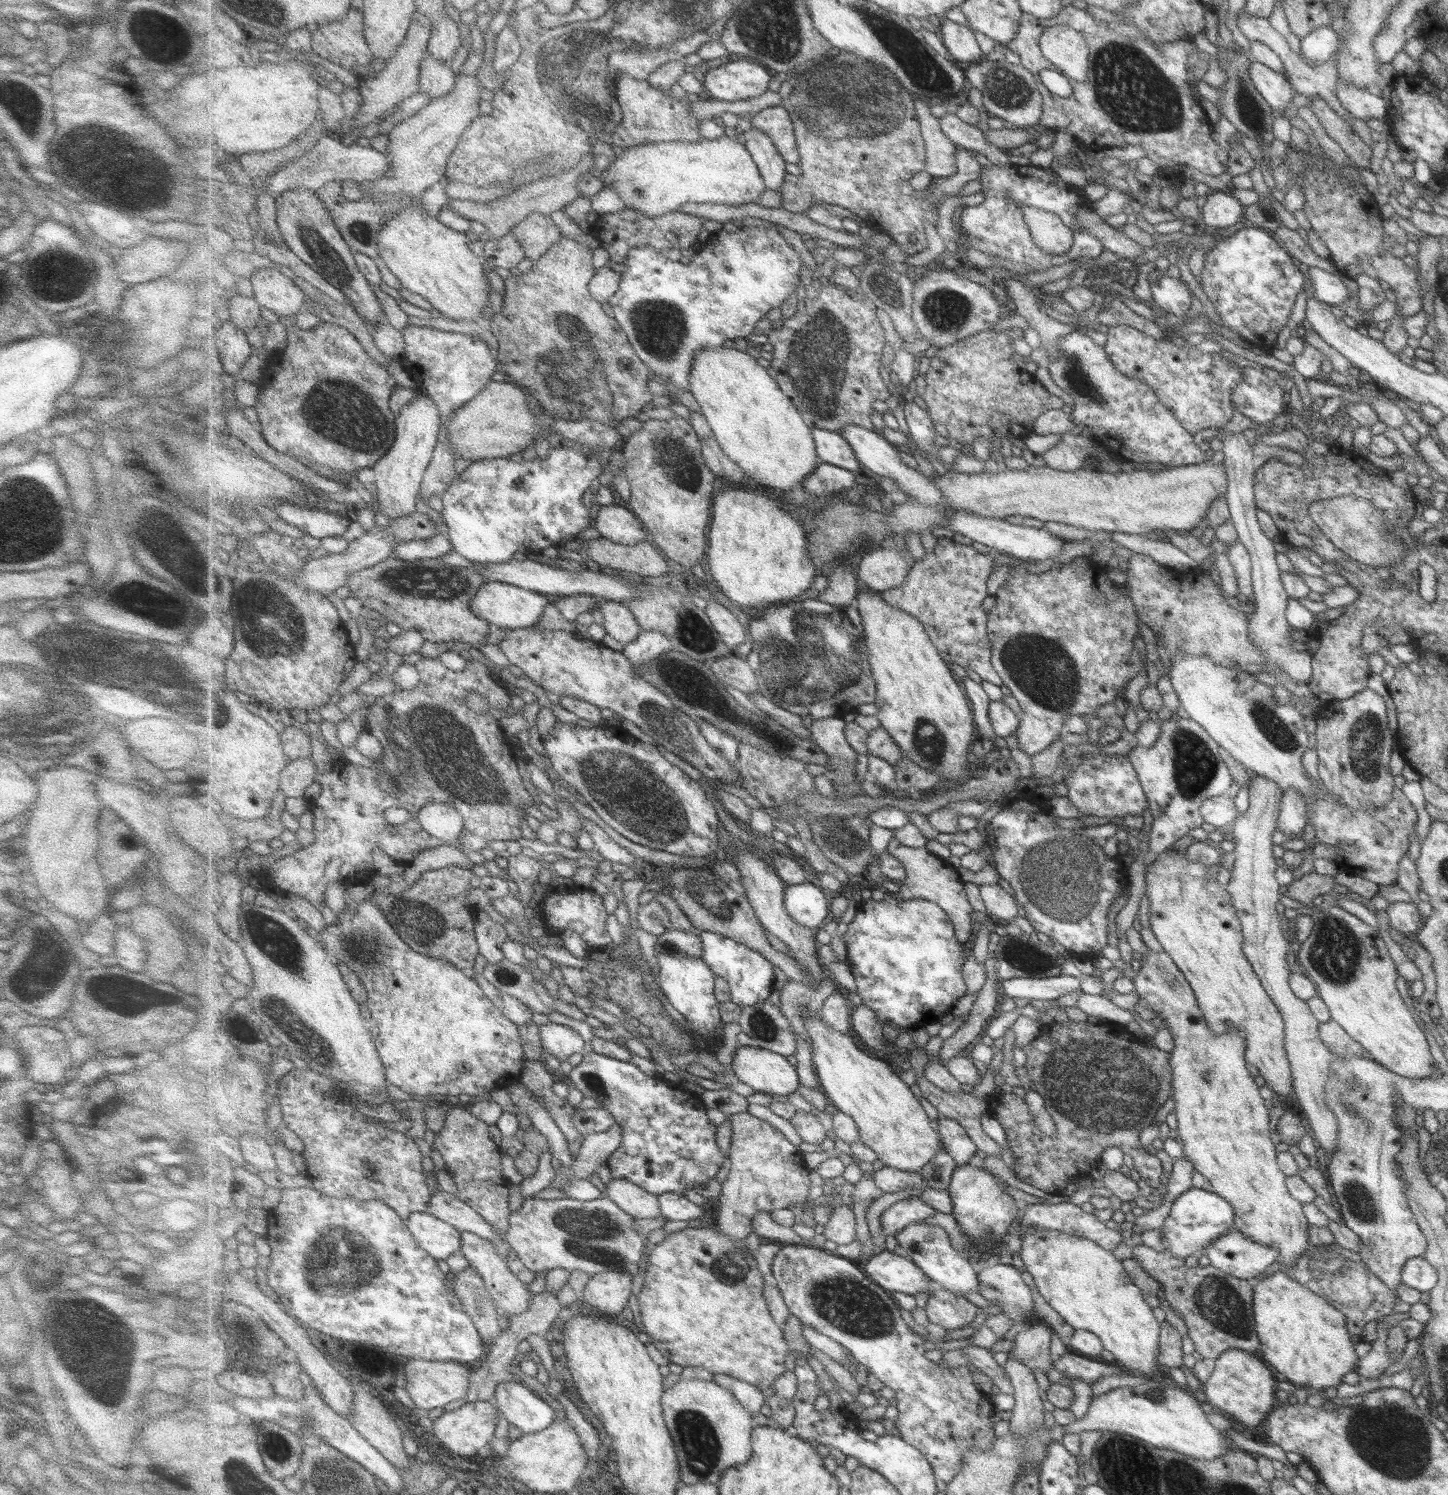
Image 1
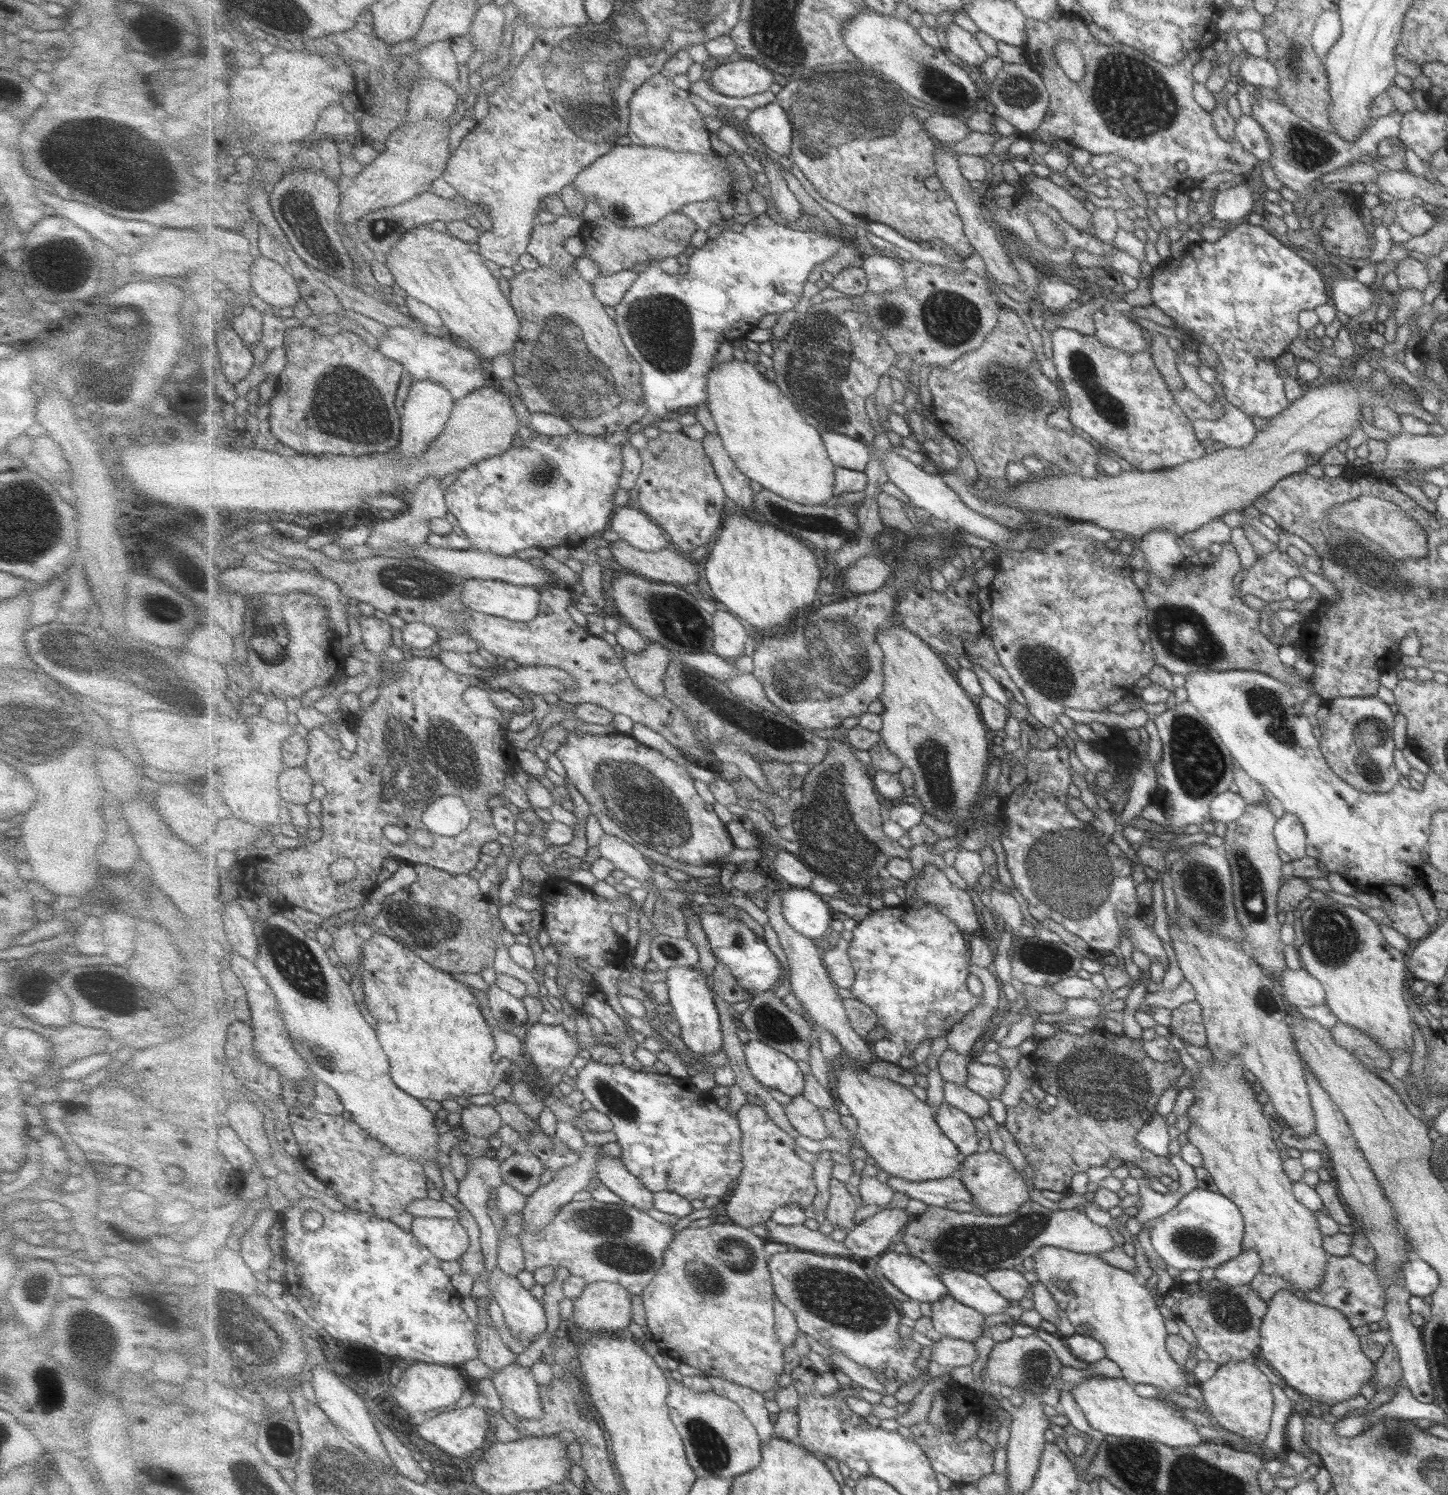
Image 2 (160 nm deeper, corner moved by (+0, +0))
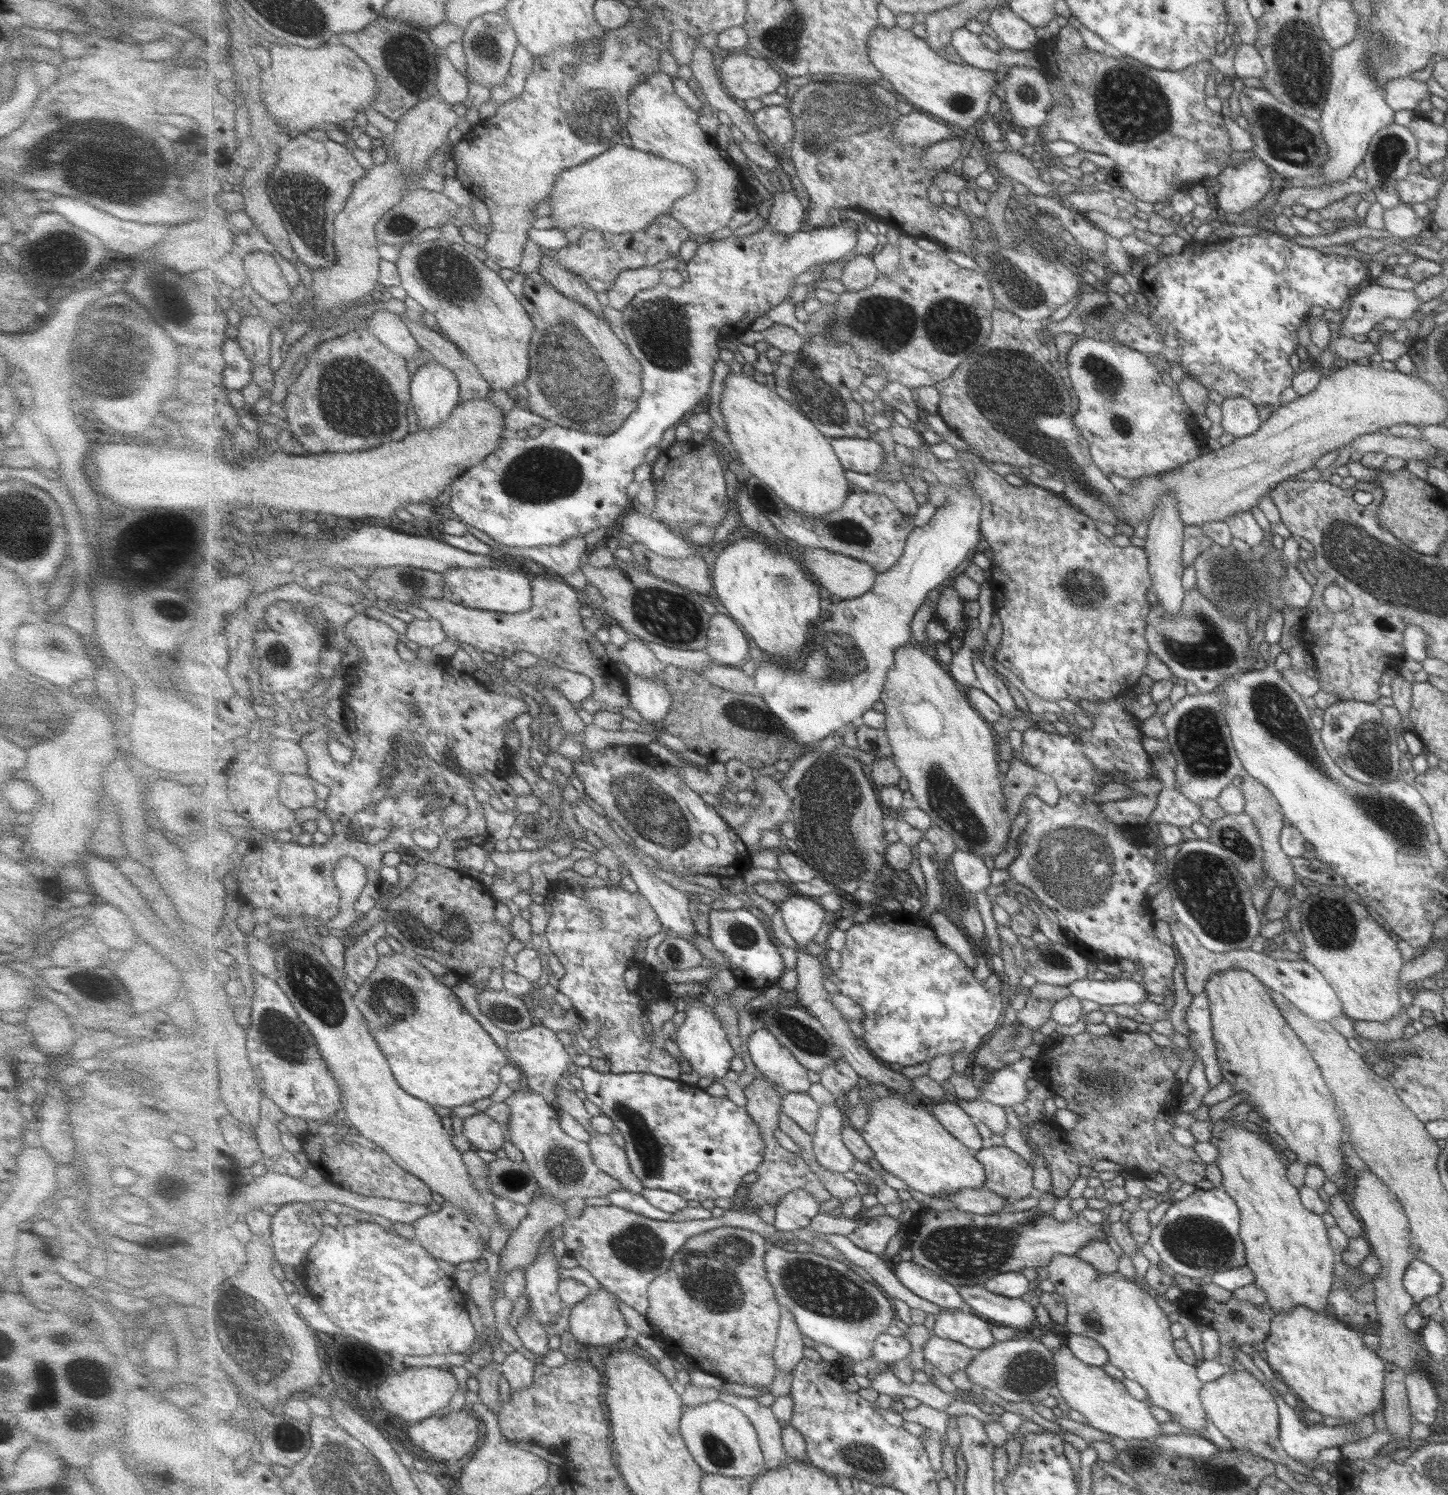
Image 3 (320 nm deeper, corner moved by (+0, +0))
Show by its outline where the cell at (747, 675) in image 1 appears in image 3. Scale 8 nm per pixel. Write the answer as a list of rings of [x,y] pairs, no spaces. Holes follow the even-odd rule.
[[[645,641],[646,645],[655,653],[655,656],[666,665],[673,665],[682,669],[703,672],[712,662],[706,649],[685,650],[669,648],[663,644]]]

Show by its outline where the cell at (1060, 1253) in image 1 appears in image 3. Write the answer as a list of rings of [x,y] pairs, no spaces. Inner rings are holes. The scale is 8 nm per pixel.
[[[1055,1256],[1049,1267],[1044,1269],[1043,1275],[1054,1285],[1055,1292],[1068,1308],[1066,1330],[1070,1334],[1097,1340],[1107,1350],[1107,1362],[1120,1370],[1126,1380],[1136,1382],[1145,1389],[1149,1405],[1163,1408],[1171,1416],[1170,1420],[1179,1424],[1187,1435],[1202,1437],[1205,1432],[1205,1413],[1198,1397],[1202,1382],[1195,1376],[1195,1367],[1182,1362],[1175,1355],[1173,1338],[1169,1336],[1169,1322],[1157,1308],[1155,1300],[1147,1296],[1141,1288],[1137,1288],[1133,1282],[1121,1278],[1119,1274],[1099,1272],[1093,1265],[1077,1256]]]

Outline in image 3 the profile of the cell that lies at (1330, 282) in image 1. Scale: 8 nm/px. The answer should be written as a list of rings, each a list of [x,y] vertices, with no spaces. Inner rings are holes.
[[[1365,283],[1363,287],[1356,290],[1353,297],[1349,297],[1350,302],[1347,306],[1347,316],[1341,322],[1341,330],[1336,335],[1347,339],[1361,339],[1374,328],[1375,324],[1381,323],[1383,319],[1390,318],[1403,323],[1413,316],[1419,308],[1411,292],[1405,290],[1392,290],[1389,286],[1379,287],[1372,283]]]

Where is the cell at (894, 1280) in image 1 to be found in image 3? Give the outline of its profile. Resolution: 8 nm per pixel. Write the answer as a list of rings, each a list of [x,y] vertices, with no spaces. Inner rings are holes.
[[[895,1259],[891,1263],[899,1281],[913,1294],[949,1311],[968,1309],[966,1301],[959,1294],[959,1289],[943,1280],[938,1273],[924,1268],[912,1260],[900,1262]]]

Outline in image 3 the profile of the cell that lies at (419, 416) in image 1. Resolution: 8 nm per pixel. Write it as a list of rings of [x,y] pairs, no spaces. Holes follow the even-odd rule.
[[[439,363],[417,369],[410,393],[419,431],[429,431],[445,423],[463,402],[458,376]]]

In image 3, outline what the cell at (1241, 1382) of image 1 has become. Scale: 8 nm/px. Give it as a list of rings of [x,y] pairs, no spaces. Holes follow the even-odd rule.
[[[1231,1371],[1216,1380],[1202,1384],[1198,1397],[1209,1422],[1236,1448],[1244,1449],[1259,1458],[1282,1464],[1291,1470],[1311,1478],[1311,1470],[1289,1458],[1278,1441],[1278,1412],[1271,1393],[1250,1373]]]

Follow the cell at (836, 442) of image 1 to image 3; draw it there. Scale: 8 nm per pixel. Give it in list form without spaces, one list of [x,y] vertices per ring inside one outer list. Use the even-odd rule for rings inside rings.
[[[833,438],[831,444],[842,465],[849,471],[875,475],[888,460],[885,448],[873,439]]]

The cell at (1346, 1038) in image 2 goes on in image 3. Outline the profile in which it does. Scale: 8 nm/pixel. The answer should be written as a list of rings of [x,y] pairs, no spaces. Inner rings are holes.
[[[1406,1009],[1385,1022],[1355,1021],[1353,1022],[1353,1038],[1381,1042],[1401,1039],[1403,1027],[1410,1025],[1410,1021],[1411,1016],[1408,1016]]]

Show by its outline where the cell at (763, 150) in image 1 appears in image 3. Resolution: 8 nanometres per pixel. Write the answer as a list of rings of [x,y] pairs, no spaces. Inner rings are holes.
[[[786,185],[773,195],[773,203],[767,219],[777,233],[795,234],[805,220],[805,206]]]

